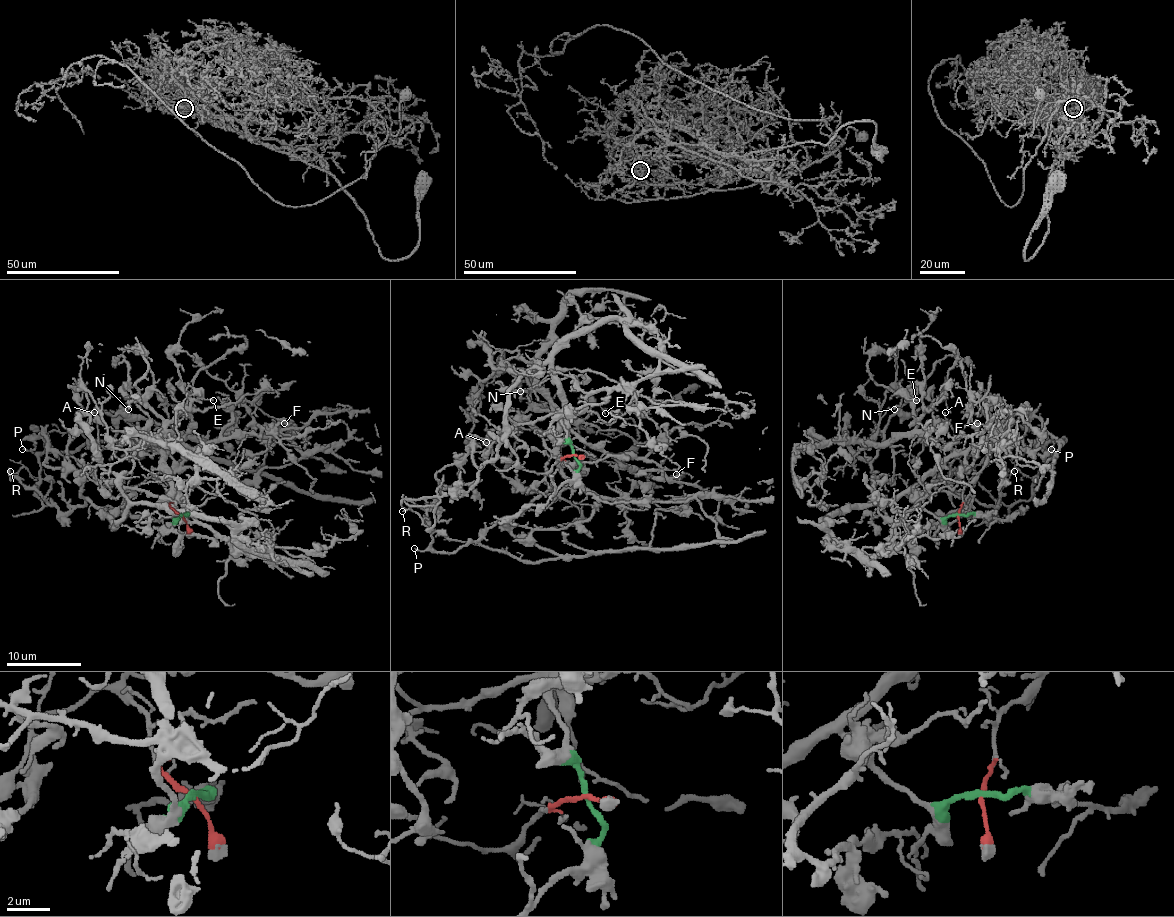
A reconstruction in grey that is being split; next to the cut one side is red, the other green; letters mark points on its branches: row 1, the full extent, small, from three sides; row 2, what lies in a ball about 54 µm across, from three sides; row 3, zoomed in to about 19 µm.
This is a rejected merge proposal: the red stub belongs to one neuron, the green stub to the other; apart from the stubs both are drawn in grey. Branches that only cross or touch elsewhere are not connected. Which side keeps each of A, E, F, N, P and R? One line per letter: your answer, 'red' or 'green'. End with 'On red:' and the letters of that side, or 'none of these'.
A: green
E: green
F: green
N: green
P: red
R: red
On red: P, R

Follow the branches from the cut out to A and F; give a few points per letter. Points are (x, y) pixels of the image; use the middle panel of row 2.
A: (574, 454), (559, 413), (516, 422), (488, 447), (492, 452), (482, 441), (486, 441)
F: (574, 454), (563, 415), (552, 449), (520, 417), (550, 409), (582, 439), (651, 460), (679, 482), (675, 473)

